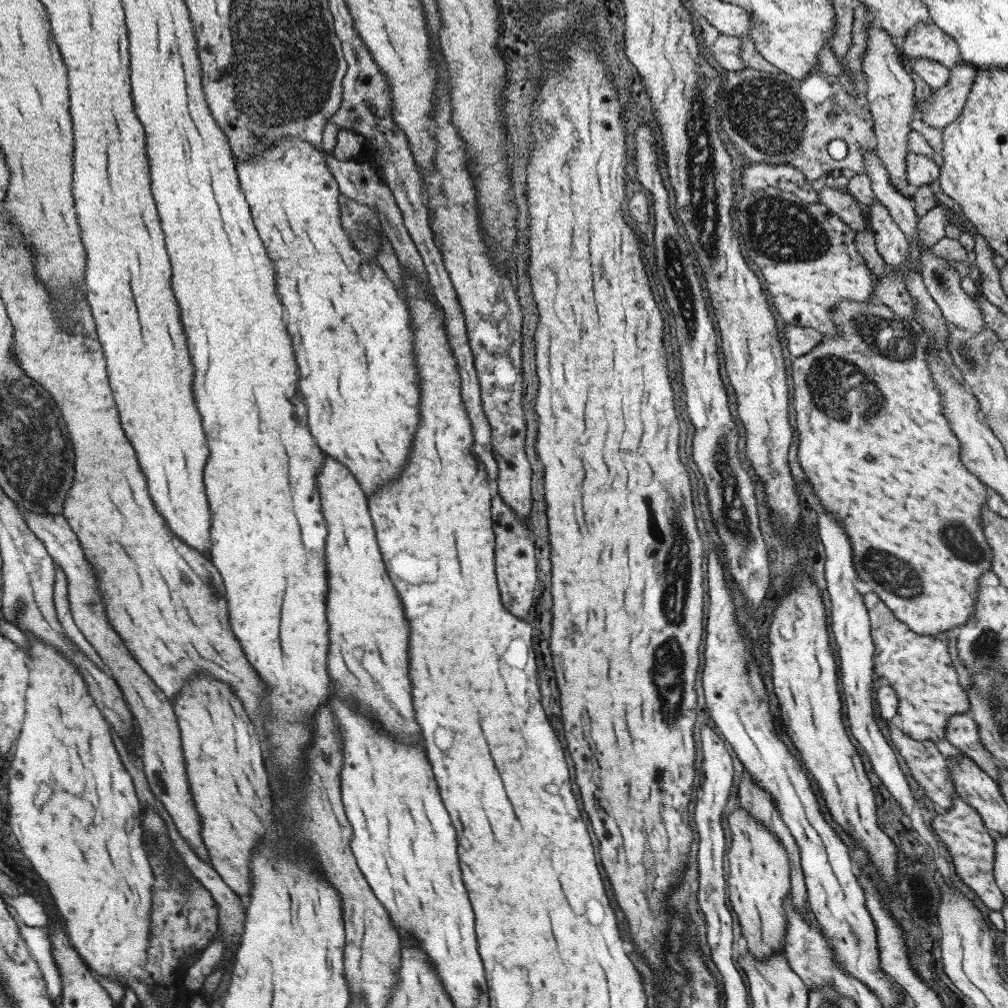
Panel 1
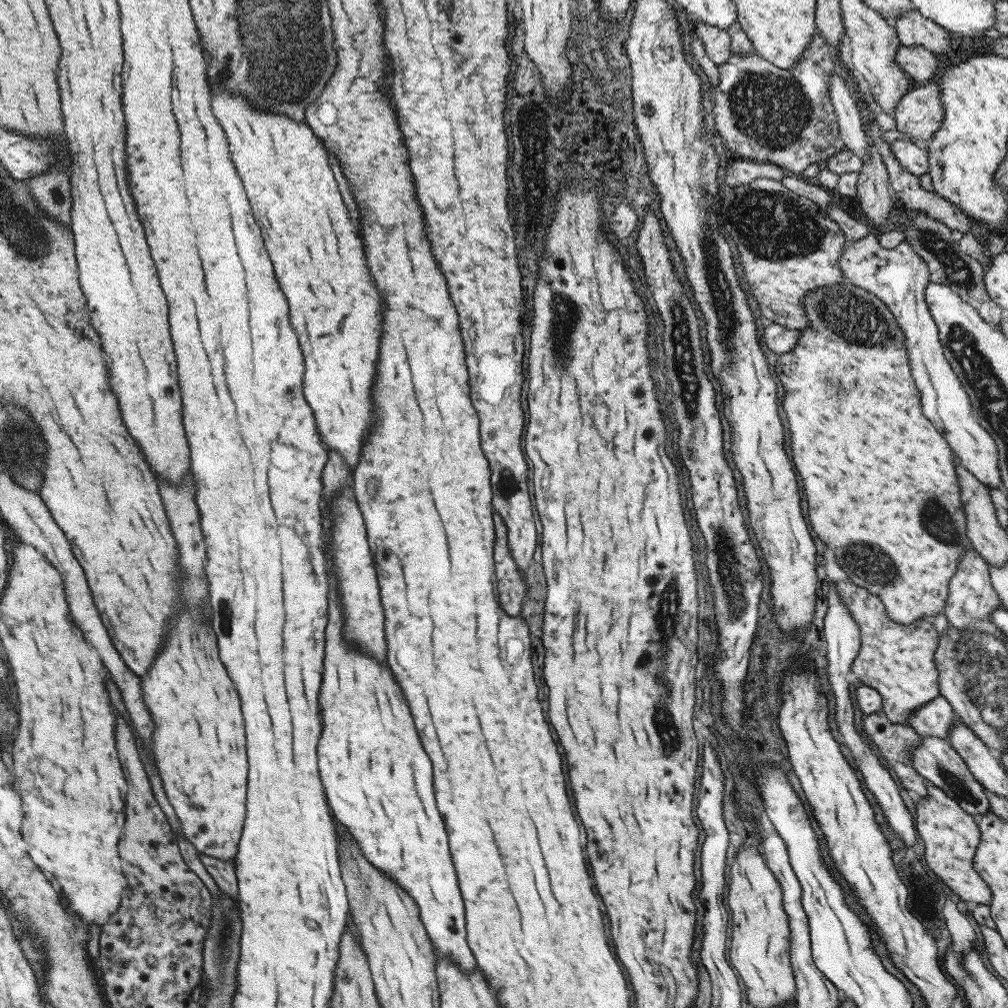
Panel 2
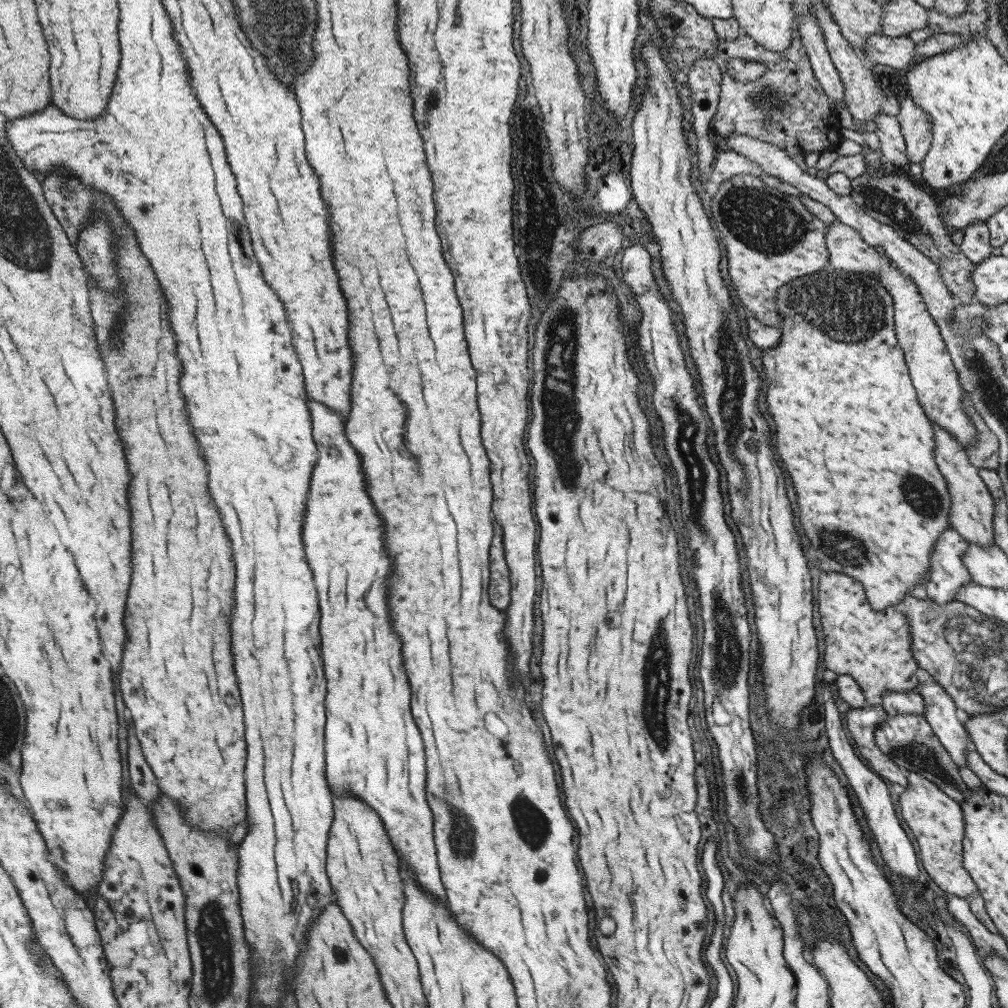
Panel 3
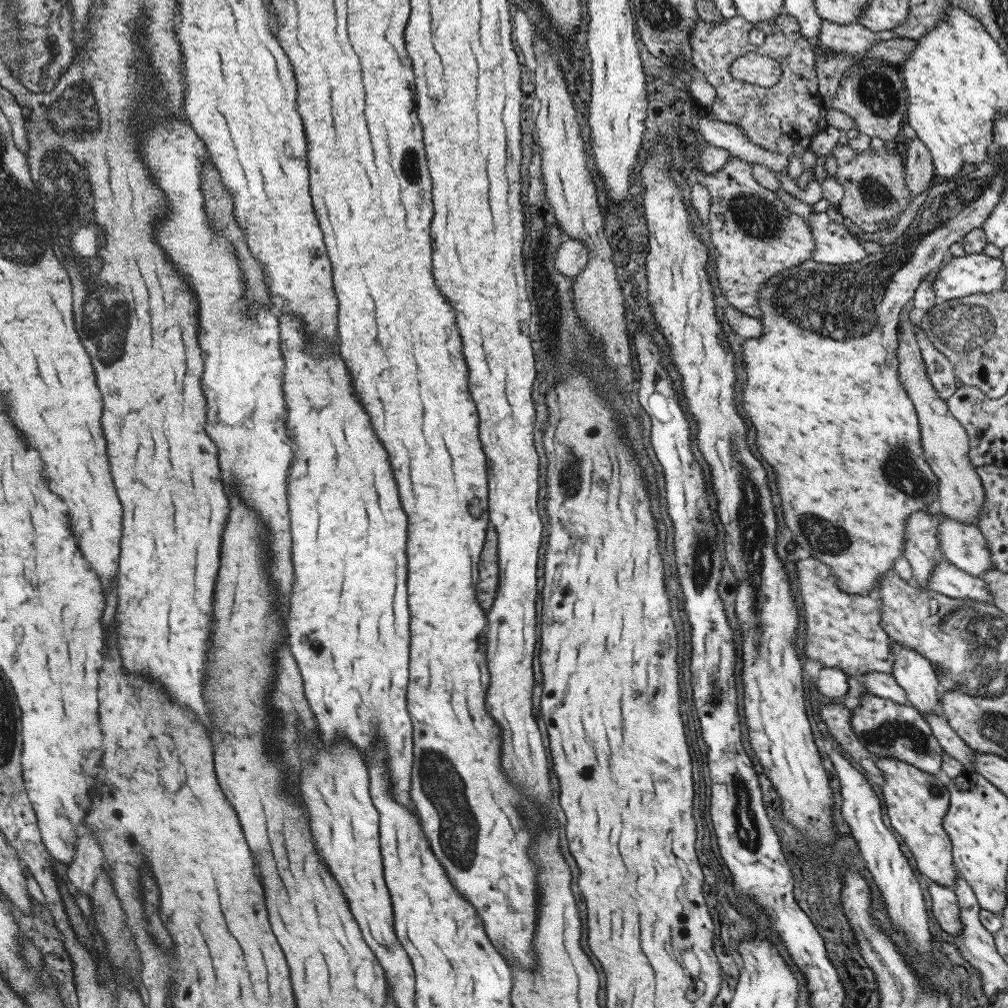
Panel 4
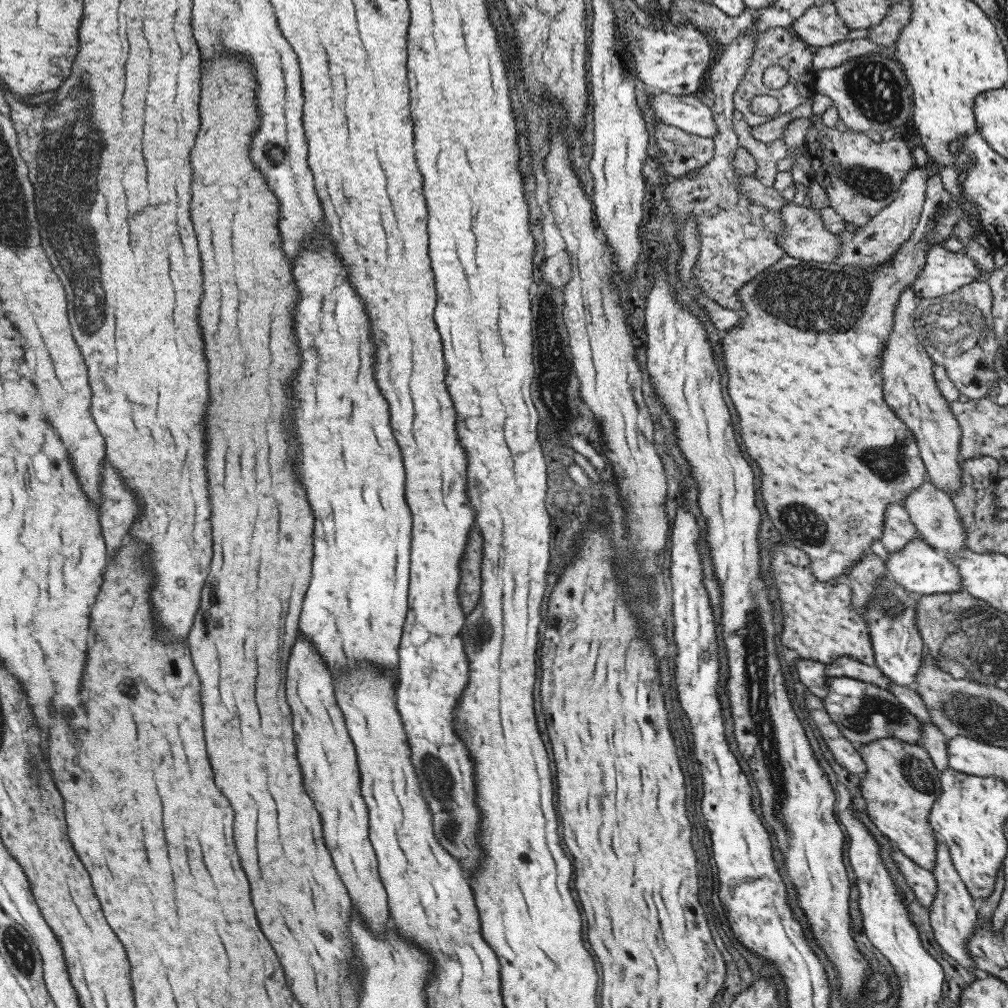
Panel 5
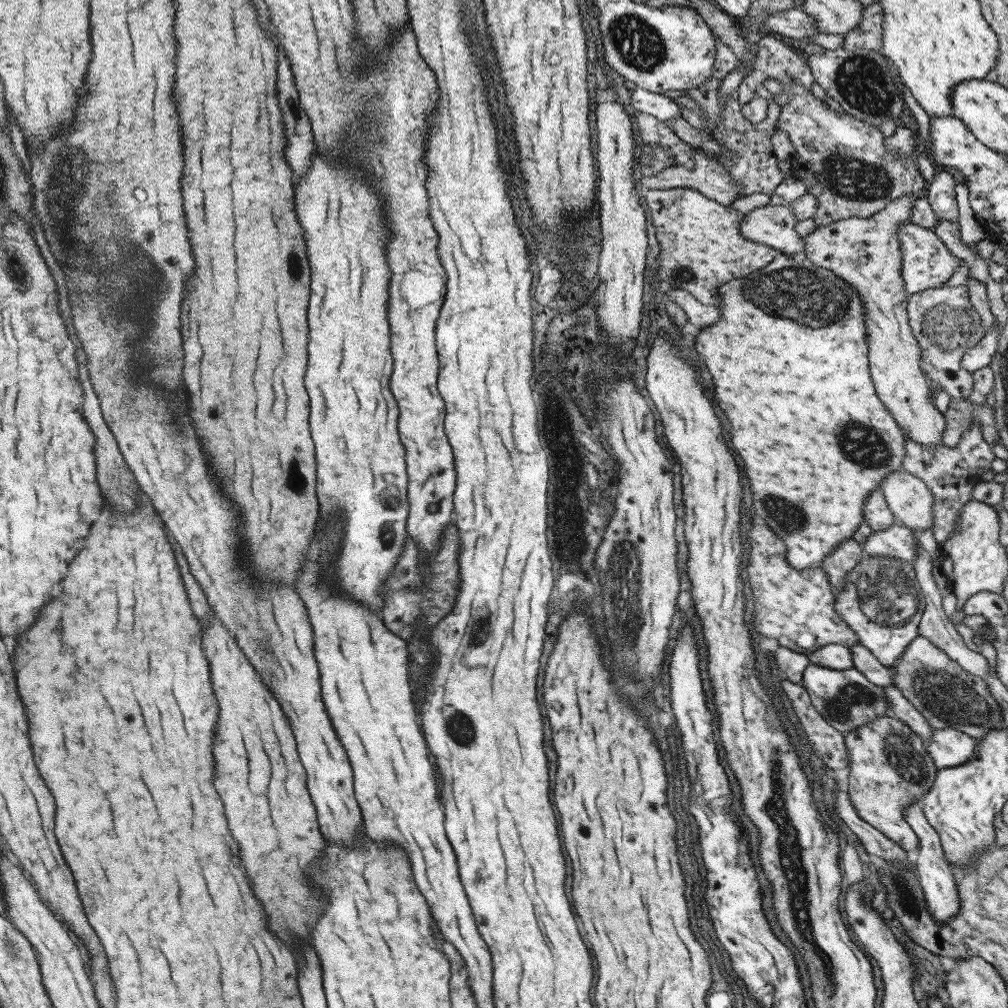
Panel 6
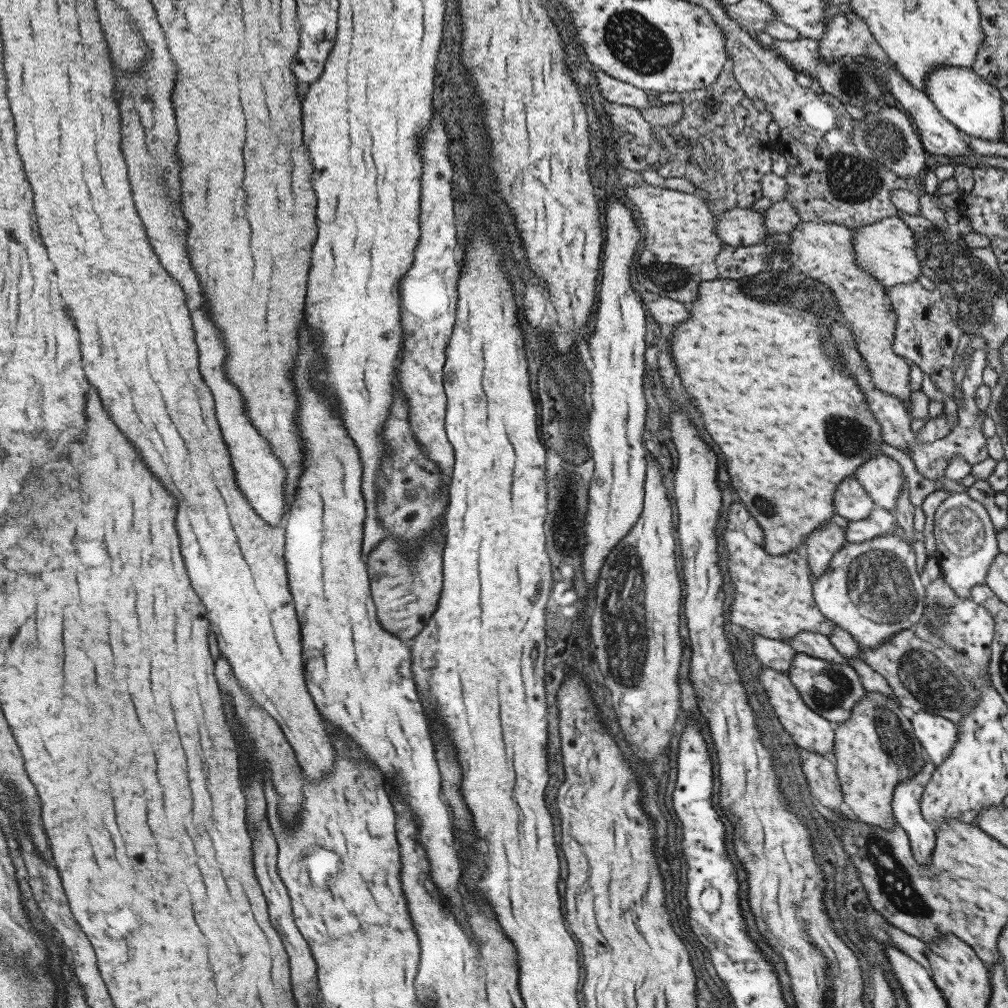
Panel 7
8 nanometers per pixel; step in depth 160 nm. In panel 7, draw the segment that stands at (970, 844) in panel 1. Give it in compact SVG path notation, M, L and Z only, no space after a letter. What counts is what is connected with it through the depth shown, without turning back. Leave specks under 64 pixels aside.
M865 691L863 698L849 710L847 722L834 726L834 769L842 801L855 818L885 830L897 825L890 811L895 786L921 770L928 759L914 736L910 720L901 713L899 706L896 699Z

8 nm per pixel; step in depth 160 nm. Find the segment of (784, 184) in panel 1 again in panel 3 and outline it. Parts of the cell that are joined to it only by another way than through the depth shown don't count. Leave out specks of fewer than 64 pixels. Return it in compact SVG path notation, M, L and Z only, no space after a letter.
M720 148L714 153L714 161L707 174L708 180L719 184L724 180L730 180L736 174L752 174L759 177L763 173L757 162L752 162L748 158L736 152Z

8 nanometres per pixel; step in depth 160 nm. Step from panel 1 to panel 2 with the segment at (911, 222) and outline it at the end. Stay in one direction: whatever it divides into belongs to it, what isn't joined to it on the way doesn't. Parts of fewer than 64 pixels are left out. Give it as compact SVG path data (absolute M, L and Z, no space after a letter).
M835 73L828 78L828 97L836 116L836 128L844 148L857 155L862 164L868 161L866 140L858 108L854 103L852 92L842 76Z

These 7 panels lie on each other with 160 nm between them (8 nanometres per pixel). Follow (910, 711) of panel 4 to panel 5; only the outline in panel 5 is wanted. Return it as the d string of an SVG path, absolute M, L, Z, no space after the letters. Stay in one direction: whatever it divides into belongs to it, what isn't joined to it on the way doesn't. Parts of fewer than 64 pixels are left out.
M827 677L826 690L821 701L830 722L857 749L879 738L895 738L905 744L921 745L921 724L887 689L854 678Z

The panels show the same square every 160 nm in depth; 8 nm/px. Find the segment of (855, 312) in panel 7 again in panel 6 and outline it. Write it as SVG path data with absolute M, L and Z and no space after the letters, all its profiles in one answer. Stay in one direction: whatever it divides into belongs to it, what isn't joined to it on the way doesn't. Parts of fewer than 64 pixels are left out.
M905 194L897 200L891 201L883 210L872 214L869 218L849 217L835 222L817 225L813 231L803 239L801 258L818 268L823 268L845 281L857 293L863 302L865 316L864 337L867 349L868 371L875 390L875 395L889 411L893 420L915 442L930 449L943 446L940 434L944 432L945 419L941 412L933 406L930 395L932 387L923 371L919 368L920 349L908 326L906 316L906 296L901 281L901 244L897 243L896 230L901 223L909 221L909 209L912 202L919 198L919 194Z

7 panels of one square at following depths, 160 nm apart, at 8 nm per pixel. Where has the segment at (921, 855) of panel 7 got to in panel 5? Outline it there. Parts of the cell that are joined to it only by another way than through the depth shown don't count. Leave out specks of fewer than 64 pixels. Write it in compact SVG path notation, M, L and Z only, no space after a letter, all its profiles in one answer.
M937 840L934 846L935 864L930 873L936 882L933 902L928 908L928 917L934 939L953 960L960 964L965 970L973 970L974 964L966 951L966 940L973 934L974 924L977 922L977 903L967 892L963 881L951 863L946 844Z

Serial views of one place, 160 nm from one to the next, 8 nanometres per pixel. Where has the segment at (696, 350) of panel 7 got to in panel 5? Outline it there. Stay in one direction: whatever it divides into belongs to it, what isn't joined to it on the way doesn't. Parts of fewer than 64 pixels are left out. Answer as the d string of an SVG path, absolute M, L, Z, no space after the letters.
M938 173L929 177L929 182L925 191L925 198L922 202L922 209L919 213L918 223L909 235L908 240L897 248L893 257L885 265L877 265L875 269L859 269L857 266L837 266L830 262L805 262L797 258L789 257L787 254L779 258L778 262L769 266L767 270L751 278L745 285L741 285L736 290L738 301L741 303L741 319L737 326L729 330L720 332L721 360L725 364L725 390L729 394L731 404L735 408L735 414L739 418L739 438L745 446L747 456L755 462L759 468L757 487L763 510L769 516L773 528L780 536L780 542L790 547L802 550L809 559L811 574L819 581L825 582L829 579L844 581L845 568L849 568L855 561L858 561L865 552L871 552L869 545L881 538L881 528L883 528L883 515L885 507L889 503L902 504L903 497L914 488L920 487L927 480L926 468L918 455L918 448L915 444L912 432L895 416L895 413L885 404L883 391L881 391L880 358L881 353L888 337L891 326L893 326L893 310L897 304L897 297L905 288L911 289L913 280L919 276L923 264L925 264L925 254L933 244L940 245L943 239L952 236L953 225L957 221L965 220L963 212L969 212L975 220L978 220L978 210L976 206L966 200L961 193L961 201L949 200L949 194L941 186Z

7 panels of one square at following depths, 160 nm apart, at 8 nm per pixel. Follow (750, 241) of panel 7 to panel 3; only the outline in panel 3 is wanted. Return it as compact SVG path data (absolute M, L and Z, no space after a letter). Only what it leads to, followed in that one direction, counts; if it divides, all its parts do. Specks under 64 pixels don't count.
M834 219L827 226L824 239L830 260L829 265L833 270L869 276L869 278L877 280L891 295L894 335L902 350L908 368L908 376L922 411L931 420L931 423L941 425L956 441L962 444L963 448L970 447L974 443L976 430L968 416L962 411L960 400L963 392L955 367L938 327L933 323L921 296L917 293L917 287L911 283L911 279L907 275L903 275L897 269L896 265L891 264L887 258L862 241L859 233L853 227Z

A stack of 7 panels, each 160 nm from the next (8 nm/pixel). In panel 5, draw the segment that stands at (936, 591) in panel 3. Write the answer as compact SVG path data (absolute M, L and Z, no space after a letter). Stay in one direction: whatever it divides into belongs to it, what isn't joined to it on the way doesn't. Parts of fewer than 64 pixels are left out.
M889 503L884 510L880 542L887 553L897 552L911 539L919 538L901 504Z

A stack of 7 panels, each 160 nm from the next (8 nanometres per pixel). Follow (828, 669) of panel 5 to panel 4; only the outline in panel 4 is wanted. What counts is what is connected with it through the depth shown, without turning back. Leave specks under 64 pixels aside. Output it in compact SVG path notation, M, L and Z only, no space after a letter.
M870 672L847 676L848 691L840 699L847 709L853 709L861 693L873 693L884 699L891 699L897 704L907 704L904 690L894 681L889 673Z

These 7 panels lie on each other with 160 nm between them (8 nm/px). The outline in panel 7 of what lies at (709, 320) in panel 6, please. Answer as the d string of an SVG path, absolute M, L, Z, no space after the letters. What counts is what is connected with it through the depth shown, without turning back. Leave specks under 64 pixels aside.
M639 292L640 301L645 304L649 314L655 322L661 324L677 325L689 318L687 303L677 302L666 296L657 296L651 292Z

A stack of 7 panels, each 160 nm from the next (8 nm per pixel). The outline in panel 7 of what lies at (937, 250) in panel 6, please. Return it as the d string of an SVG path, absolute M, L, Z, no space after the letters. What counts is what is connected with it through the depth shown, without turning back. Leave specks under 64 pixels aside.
M896 215L853 227L855 263L879 285L889 289L897 284L911 284L921 274L921 259L915 255L915 240L907 225Z

